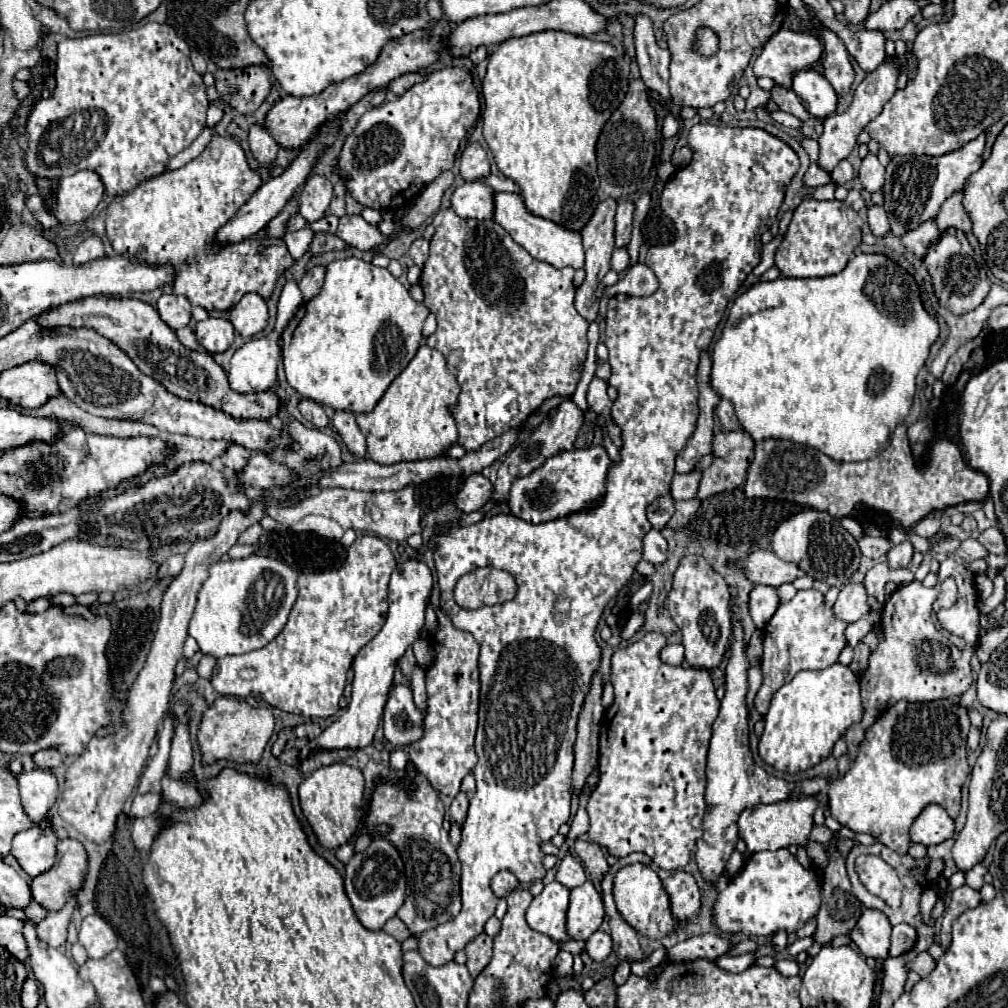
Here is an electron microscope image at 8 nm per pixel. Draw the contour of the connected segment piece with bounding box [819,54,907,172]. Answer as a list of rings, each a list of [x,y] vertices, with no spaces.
[[[897,54],[893,60],[881,64],[873,74],[867,74],[865,80],[857,86],[855,96],[851,106],[841,112],[841,114],[833,114],[829,118],[825,118],[823,124],[823,134],[819,136],[819,166],[827,172],[831,172],[841,160],[845,160],[851,150],[857,144],[857,136],[859,132],[873,120],[879,116],[879,112],[883,110],[883,106],[889,102],[889,98],[895,94],[897,90],[897,78],[901,74],[901,68],[907,66],[907,56],[905,54]]]

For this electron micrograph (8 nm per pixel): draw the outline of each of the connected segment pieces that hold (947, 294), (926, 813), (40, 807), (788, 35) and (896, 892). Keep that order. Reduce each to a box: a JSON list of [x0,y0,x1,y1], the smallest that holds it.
[[923,228,991,314],[911,804,955,846],[19,768,59,824],[753,28,823,90],[855,856,903,908]]

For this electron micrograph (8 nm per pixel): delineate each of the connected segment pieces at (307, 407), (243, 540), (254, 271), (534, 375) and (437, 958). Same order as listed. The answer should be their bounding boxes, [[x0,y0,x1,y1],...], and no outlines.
[[299,400,329,430],[237,524,263,544],[107,136,293,312],[419,208,589,452],[415,124,799,966]]

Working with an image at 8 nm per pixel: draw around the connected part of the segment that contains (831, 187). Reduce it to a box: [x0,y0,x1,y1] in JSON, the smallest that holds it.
[809,184,835,200]

